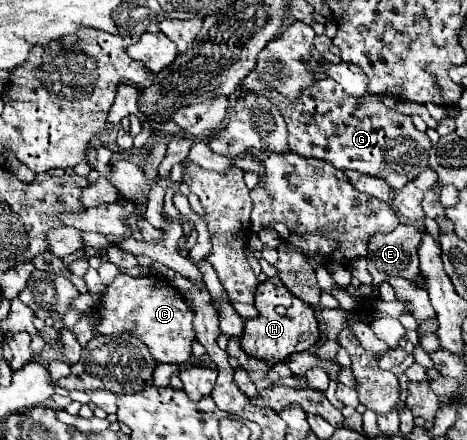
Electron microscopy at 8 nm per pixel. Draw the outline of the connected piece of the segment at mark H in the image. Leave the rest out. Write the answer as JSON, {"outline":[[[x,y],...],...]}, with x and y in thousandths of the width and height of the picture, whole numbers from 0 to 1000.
{"outline":[[[580,630],[567,643],[550,648],[546,702],[555,707],[555,716],[542,725],[525,725],[525,748],[516,761],[516,789],[529,807],[567,816],[572,825],[589,830],[597,820],[610,820],[610,811],[632,798],[657,798],[683,770],[670,698],[632,675],[593,630]]]}

